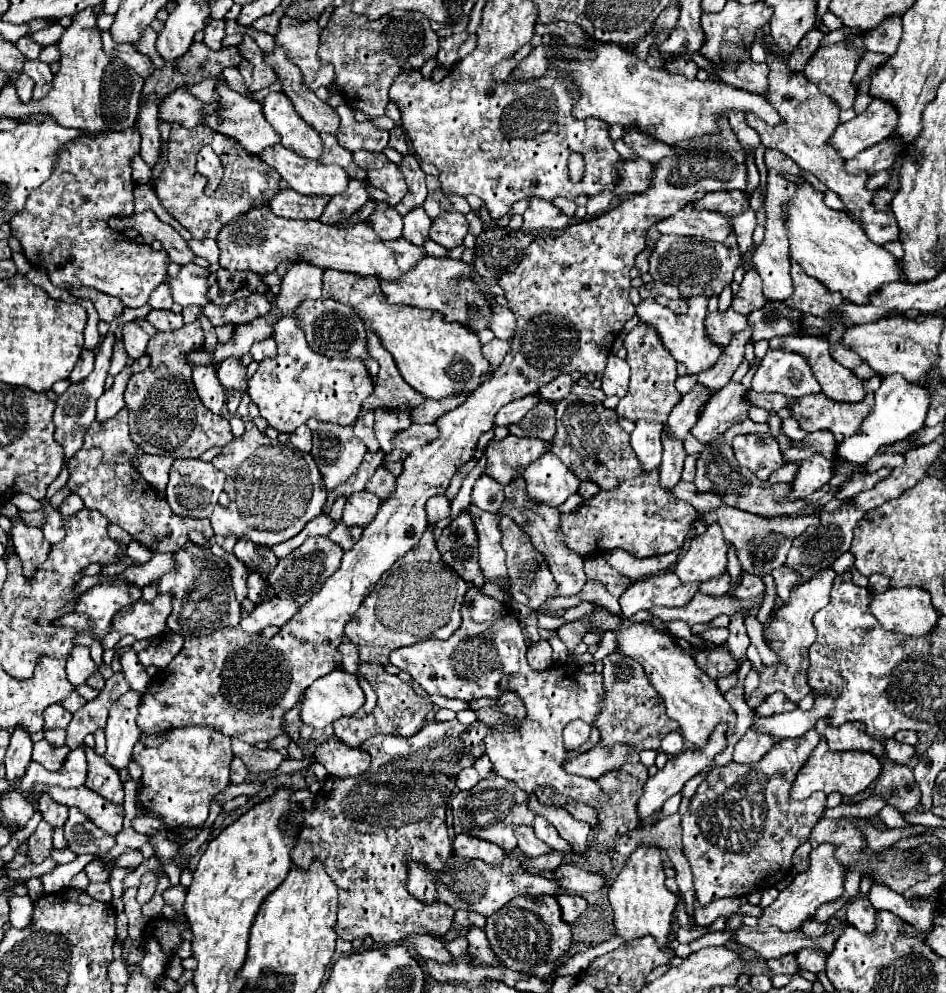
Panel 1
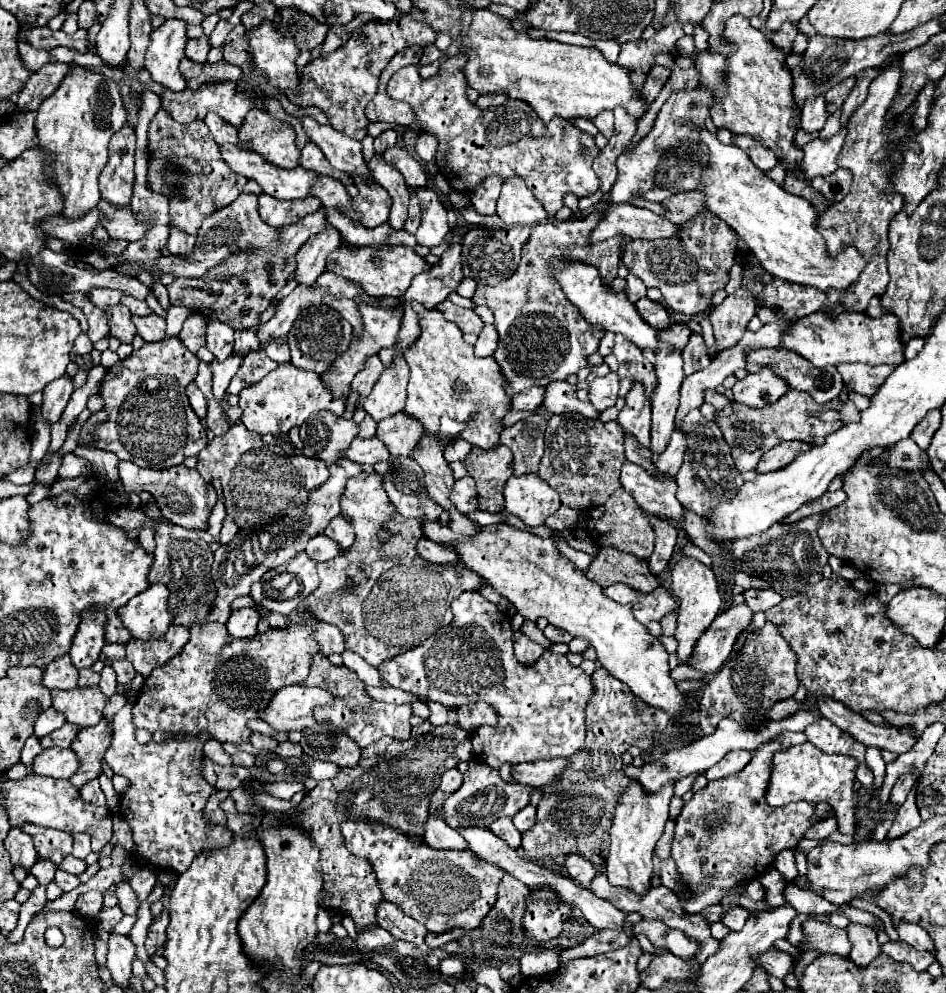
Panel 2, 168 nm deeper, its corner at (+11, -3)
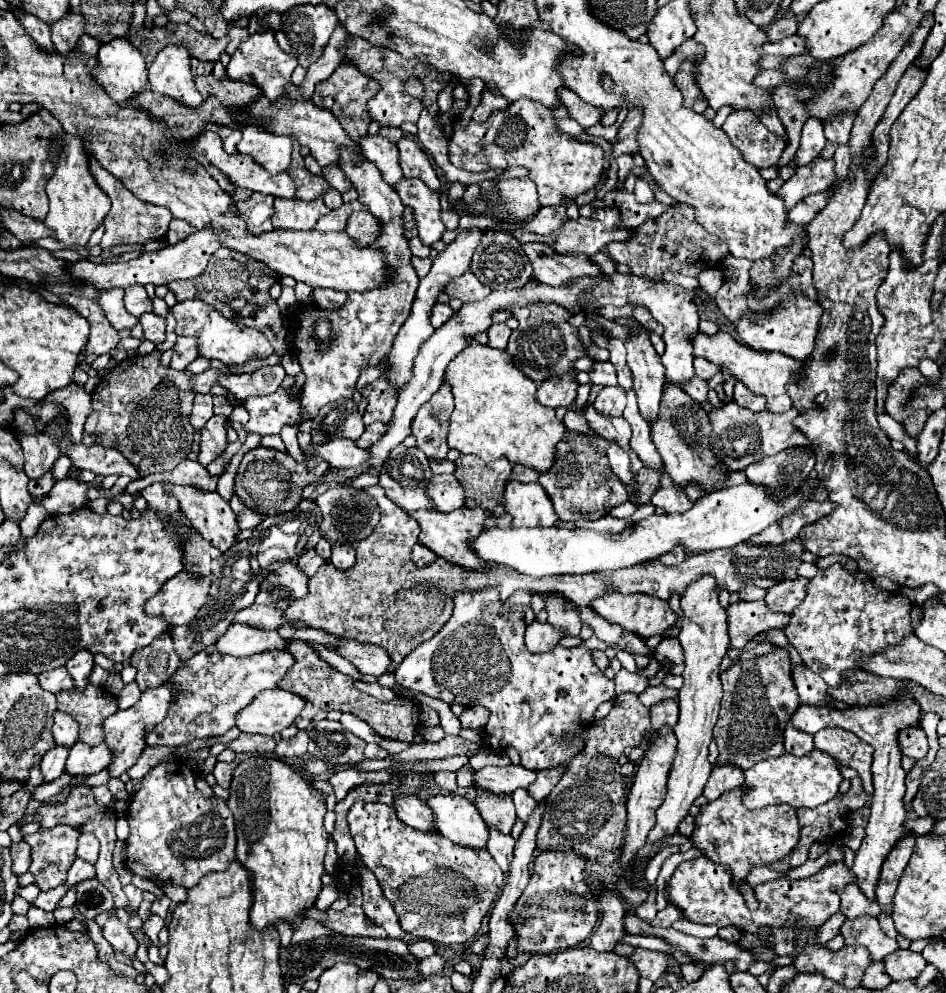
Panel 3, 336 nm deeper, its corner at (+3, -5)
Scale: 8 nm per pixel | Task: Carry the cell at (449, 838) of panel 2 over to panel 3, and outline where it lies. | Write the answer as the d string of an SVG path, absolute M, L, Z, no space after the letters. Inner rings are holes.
M400 794L400 796L396 796L394 810L398 812L398 816L400 816L400 820L404 824L408 824L412 828L418 828L422 832L436 832L438 834L438 828L434 824L434 820L436 820L434 812L420 798L408 796L408 794Z

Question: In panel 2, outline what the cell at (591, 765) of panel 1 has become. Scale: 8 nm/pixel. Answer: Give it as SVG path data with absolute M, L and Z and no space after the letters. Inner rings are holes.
M554 758L554 760L536 760L528 764L516 764L512 766L512 778L518 784L528 786L542 786L542 784L554 784L558 782L560 774L564 772L568 760L566 758Z

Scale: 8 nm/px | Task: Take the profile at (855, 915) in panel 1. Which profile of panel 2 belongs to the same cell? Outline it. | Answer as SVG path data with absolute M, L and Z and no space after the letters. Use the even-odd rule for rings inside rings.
M850 924L848 926L848 936L850 936L850 942L852 942L852 952L850 952L850 960L864 968L868 966L872 960L878 958L880 954L880 944L876 940L876 932L868 926L862 926L862 924Z

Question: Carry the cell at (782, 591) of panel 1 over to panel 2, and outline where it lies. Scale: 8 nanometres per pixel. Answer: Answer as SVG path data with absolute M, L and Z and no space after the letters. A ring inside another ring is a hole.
M736 572L734 574L734 582L732 582L732 594L742 594L748 588L766 588L768 584L764 580L760 580L758 576L748 576L744 572Z

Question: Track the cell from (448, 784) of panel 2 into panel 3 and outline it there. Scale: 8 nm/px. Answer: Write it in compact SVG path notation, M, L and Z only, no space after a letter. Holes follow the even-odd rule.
M436 772L434 774L436 784L444 790L444 792L456 792L458 784L456 784L456 772Z

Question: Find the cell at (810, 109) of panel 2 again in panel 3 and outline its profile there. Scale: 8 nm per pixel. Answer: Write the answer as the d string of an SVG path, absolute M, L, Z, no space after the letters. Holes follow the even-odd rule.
M808 118L804 128L802 128L802 138L800 138L800 148L796 152L796 162L800 166L810 164L824 148L826 138L822 132L822 124L818 118Z

